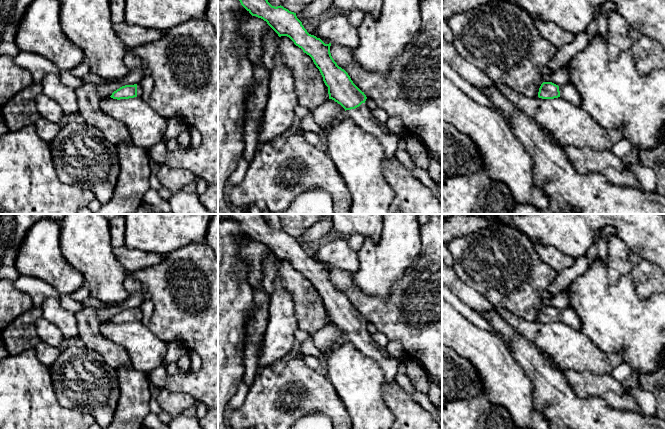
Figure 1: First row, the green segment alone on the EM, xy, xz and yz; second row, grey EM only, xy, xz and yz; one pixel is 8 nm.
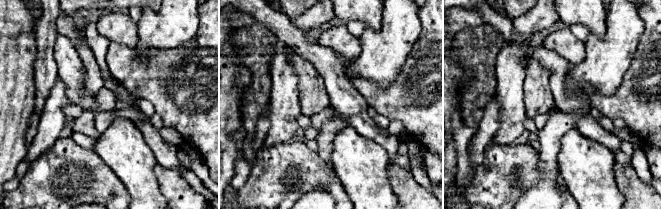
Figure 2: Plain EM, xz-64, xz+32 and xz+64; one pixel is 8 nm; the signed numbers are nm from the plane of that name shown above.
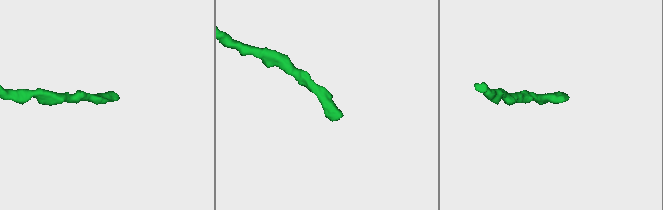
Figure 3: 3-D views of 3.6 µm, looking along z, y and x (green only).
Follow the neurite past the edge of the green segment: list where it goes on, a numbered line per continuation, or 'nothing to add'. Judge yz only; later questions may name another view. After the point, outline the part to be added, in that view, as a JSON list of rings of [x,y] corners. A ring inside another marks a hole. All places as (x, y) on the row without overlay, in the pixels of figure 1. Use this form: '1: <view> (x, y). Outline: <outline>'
1: yz (568, 315). Outline: [[[570,306],[559,310],[560,321],[568,326],[581,330],[581,321],[573,308]]]

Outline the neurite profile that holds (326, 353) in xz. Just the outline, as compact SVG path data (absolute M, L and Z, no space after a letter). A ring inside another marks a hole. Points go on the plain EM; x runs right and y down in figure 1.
M344 339L341 340L341 341L336 341L336 342L332 343L327 349L321 351L322 357L319 358L320 365L319 365L319 368L318 368L318 372L320 374L322 374L323 376L326 377L327 362L328 362L328 359L331 355L332 350L335 347L341 345L343 343L343 341L344 341Z

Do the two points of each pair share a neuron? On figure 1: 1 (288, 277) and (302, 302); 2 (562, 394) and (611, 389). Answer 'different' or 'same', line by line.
1: same
2: different

